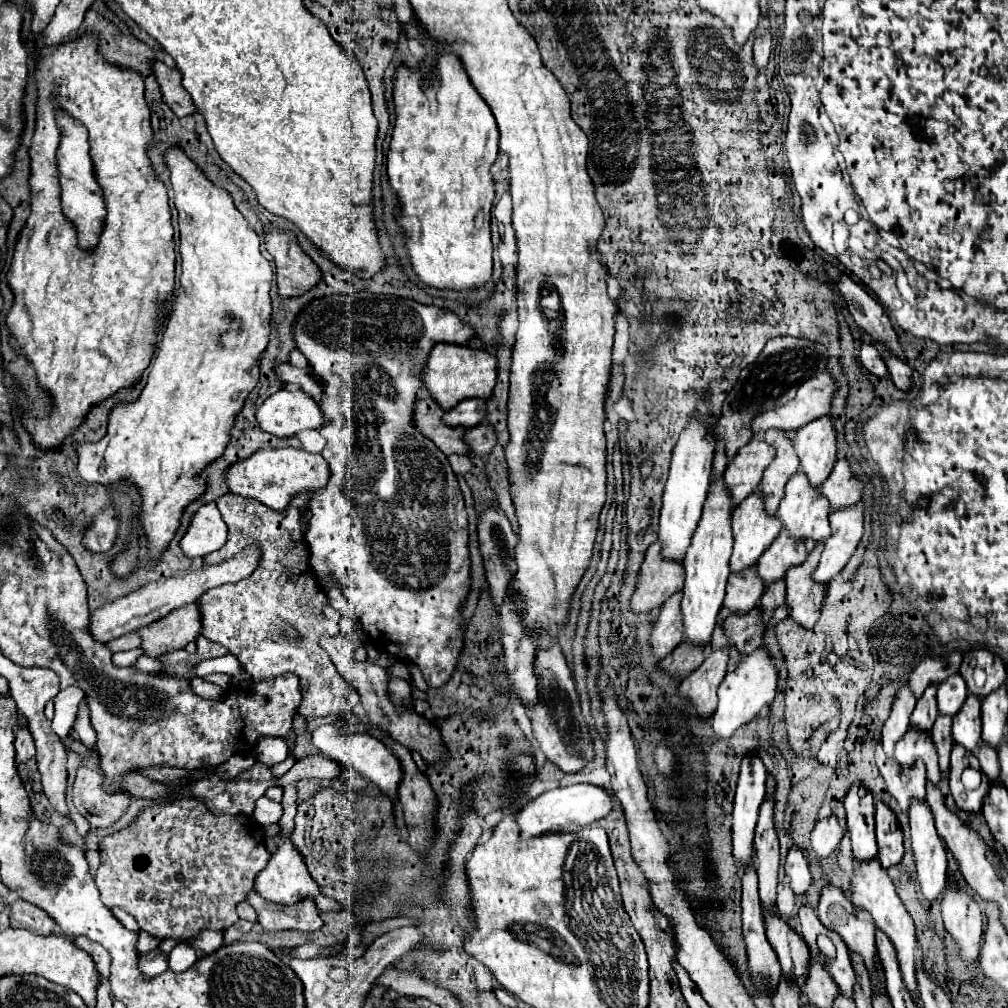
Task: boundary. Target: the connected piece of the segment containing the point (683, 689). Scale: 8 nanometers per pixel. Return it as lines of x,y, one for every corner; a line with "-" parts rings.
714,650
692,676
684,678
680,684
680,696
696,706
696,714
706,722
716,710
716,692
726,676
728,654
724,650

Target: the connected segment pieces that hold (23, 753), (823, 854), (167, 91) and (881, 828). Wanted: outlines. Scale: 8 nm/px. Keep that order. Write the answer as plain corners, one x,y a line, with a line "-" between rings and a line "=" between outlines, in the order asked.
18,728
14,746
16,746
16,766
28,762
36,754
36,746
34,746
34,740
32,740
32,734
28,732
28,728
=
828,816
828,818
820,820
814,826
812,836
810,836
810,848
812,848
814,856
818,860
824,860
830,854
834,854
834,850
838,848
842,836
844,836
844,830
838,824
838,818
836,816
=
154,60
152,62
152,74
154,74
154,78
160,86
162,100
172,108
172,112
178,118
194,114
196,106
194,106
190,94
182,86
182,76
180,76
178,70
168,68
162,60
=
876,802
876,842
878,842
878,860
884,868
896,866
902,860
904,844
902,830
892,830
894,814
882,802

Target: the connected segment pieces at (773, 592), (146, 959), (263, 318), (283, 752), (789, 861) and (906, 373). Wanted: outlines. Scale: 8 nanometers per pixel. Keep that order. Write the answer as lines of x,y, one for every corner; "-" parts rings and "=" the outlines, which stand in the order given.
784,578
774,582
774,586
768,586
766,592
762,594
762,602
760,602
760,610
762,614
768,618
776,608
780,608
784,604
=
158,948
140,956
140,960
138,960
138,970
142,972
142,976
146,980
160,976
166,968
168,968
168,958
=
180,148
166,152
166,164
172,176
174,204
180,214
182,254
182,280
174,296
172,314
140,396
134,402
120,402
112,408
108,434
100,442
76,444
78,472
86,482
110,484
128,478
140,488
140,524
148,536
152,558
158,558
174,538
184,508
204,492
204,480
198,474
208,462
222,456
230,442
234,416
258,380
258,358
268,344
272,310
268,296
272,266
260,252
258,234
236,210
230,194
214,186
=
270,736
261,738
254,750
258,761
270,765
273,765
273,762
283,762
288,754
285,740
=
794,846
790,852
788,852
788,858
786,858
786,876
790,878
790,888
796,896
802,896
810,884
812,884
812,876
810,876
810,870
808,870
808,864
806,864
806,858
802,854
802,850
798,846
=
878,348
880,350
880,356
884,358
886,366
888,366
888,372
890,372
890,378
892,382
902,388
902,390
908,390
910,388
910,378
912,378
912,368
902,360
898,358
894,352
890,352
888,348

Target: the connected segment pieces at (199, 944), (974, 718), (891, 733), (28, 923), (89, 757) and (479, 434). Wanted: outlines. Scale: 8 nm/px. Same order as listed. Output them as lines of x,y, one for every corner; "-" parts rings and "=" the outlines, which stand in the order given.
204,929
195,939
188,940
188,943
200,953
212,954
223,945
223,941
223,932
=
972,694
966,698
962,710
954,716
952,724
952,738
956,744
964,746
968,752
976,752
982,736
982,722
980,722
980,700
=
904,686
902,690
898,690
894,706
892,706
892,714
882,728
882,746
884,746
884,752
888,754
888,758
894,756
896,742
906,734
914,706
916,706
916,698
910,692
910,688
=
16,900
10,904
10,926
16,930
22,928
22,930
30,930
34,934
46,936
54,932
56,922
52,922
52,918
38,906
24,900
=
67,737
61,739
67,751
72,751
82,760
82,766
100,772
100,758
94,750
88,750
80,741
71,740
=
480,422
478,426
466,430
464,444
468,444
474,454
488,454
496,444
496,434
488,422

